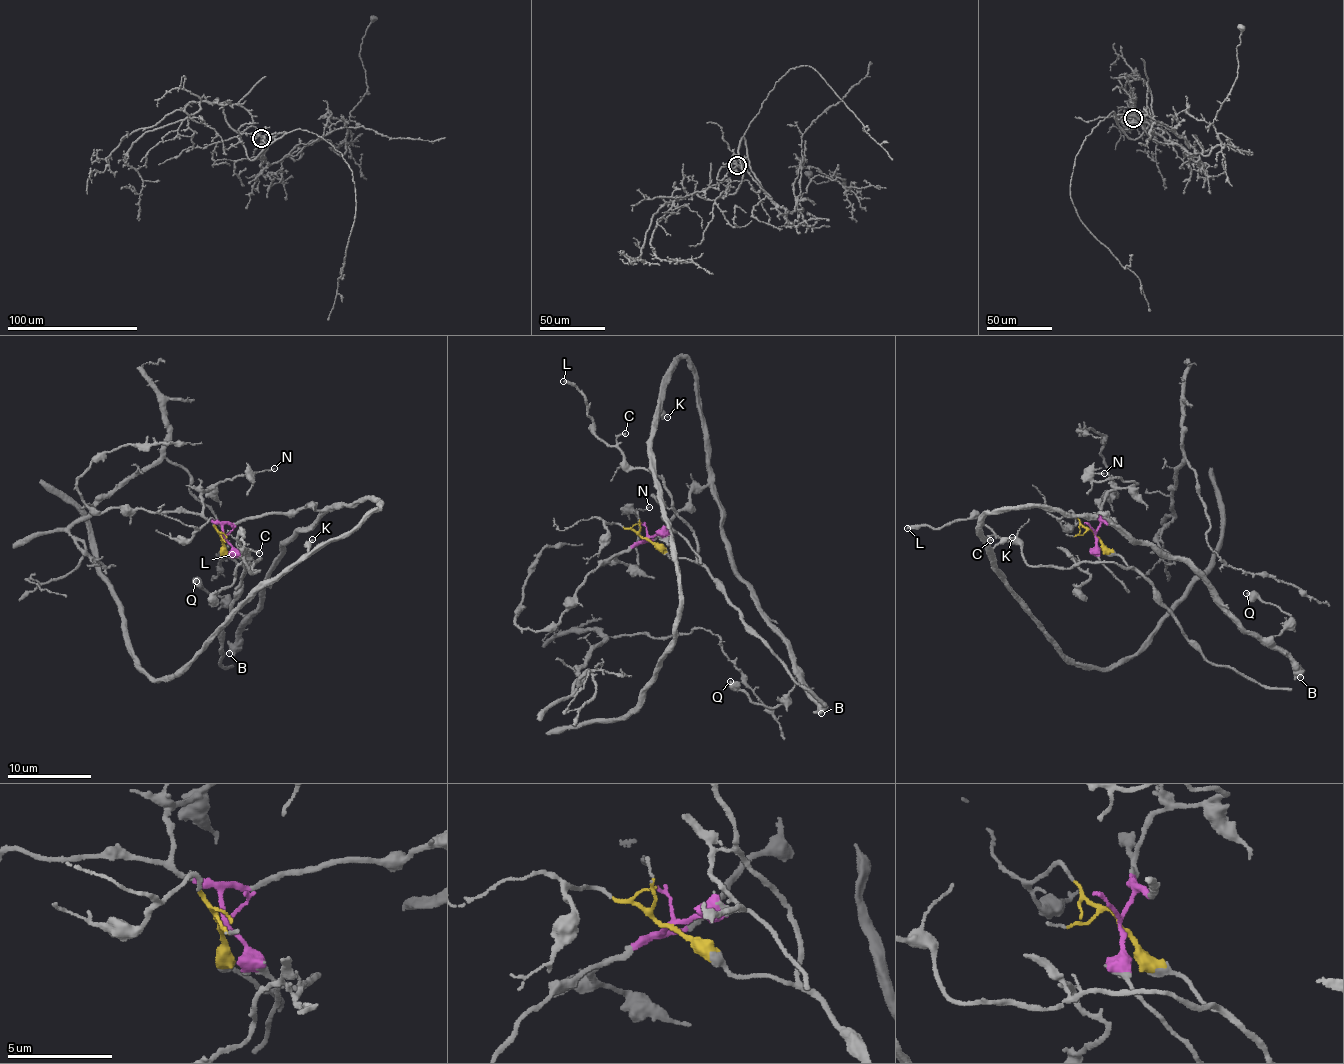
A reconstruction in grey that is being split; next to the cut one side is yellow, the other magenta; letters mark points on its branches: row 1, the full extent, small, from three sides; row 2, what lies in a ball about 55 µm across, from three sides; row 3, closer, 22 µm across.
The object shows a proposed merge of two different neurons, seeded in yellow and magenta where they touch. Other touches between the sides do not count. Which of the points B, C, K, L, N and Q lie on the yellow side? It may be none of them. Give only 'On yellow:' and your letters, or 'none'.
On yellow: C, L

